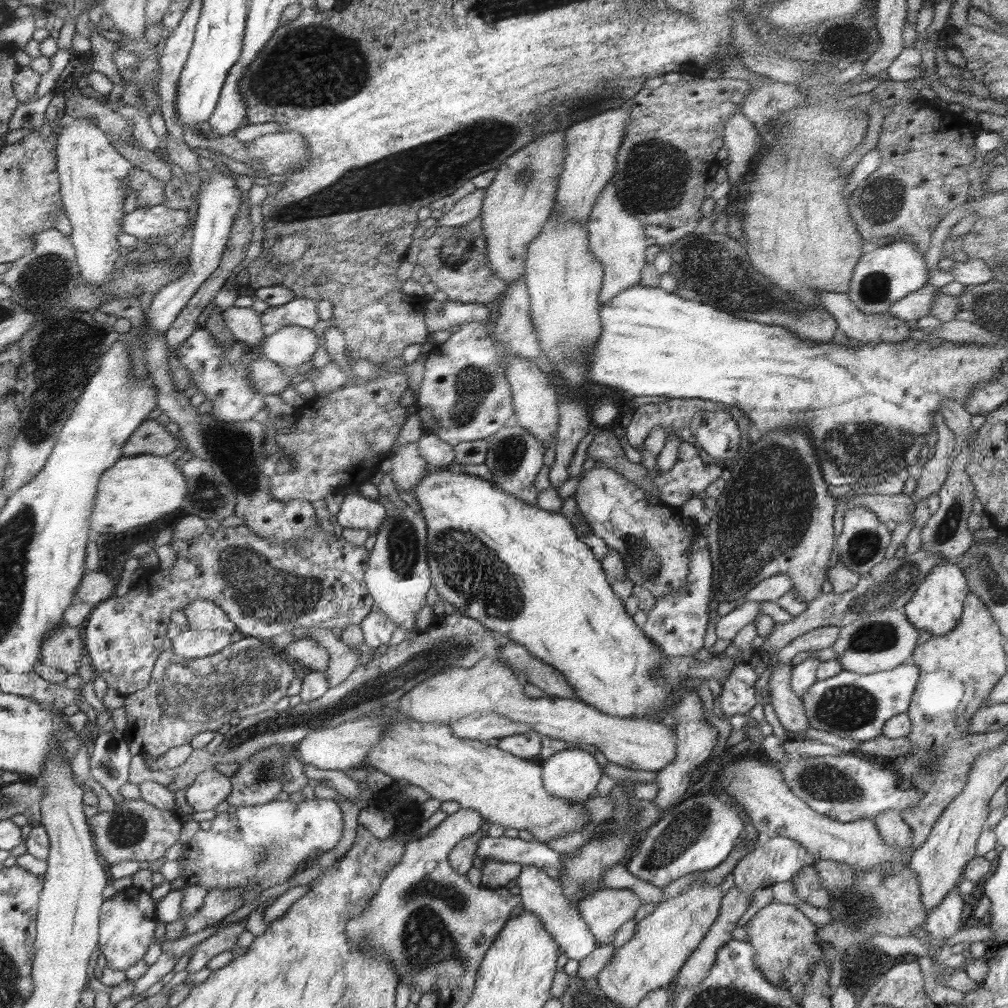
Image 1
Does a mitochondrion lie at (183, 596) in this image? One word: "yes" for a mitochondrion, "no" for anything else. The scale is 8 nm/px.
no

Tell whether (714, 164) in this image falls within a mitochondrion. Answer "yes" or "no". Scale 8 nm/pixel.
no

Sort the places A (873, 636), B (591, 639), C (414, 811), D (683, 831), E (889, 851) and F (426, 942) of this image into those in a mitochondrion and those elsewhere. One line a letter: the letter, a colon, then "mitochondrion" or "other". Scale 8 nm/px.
A: mitochondrion
B: other
C: other
D: mitochondrion
E: other
F: mitochondrion

